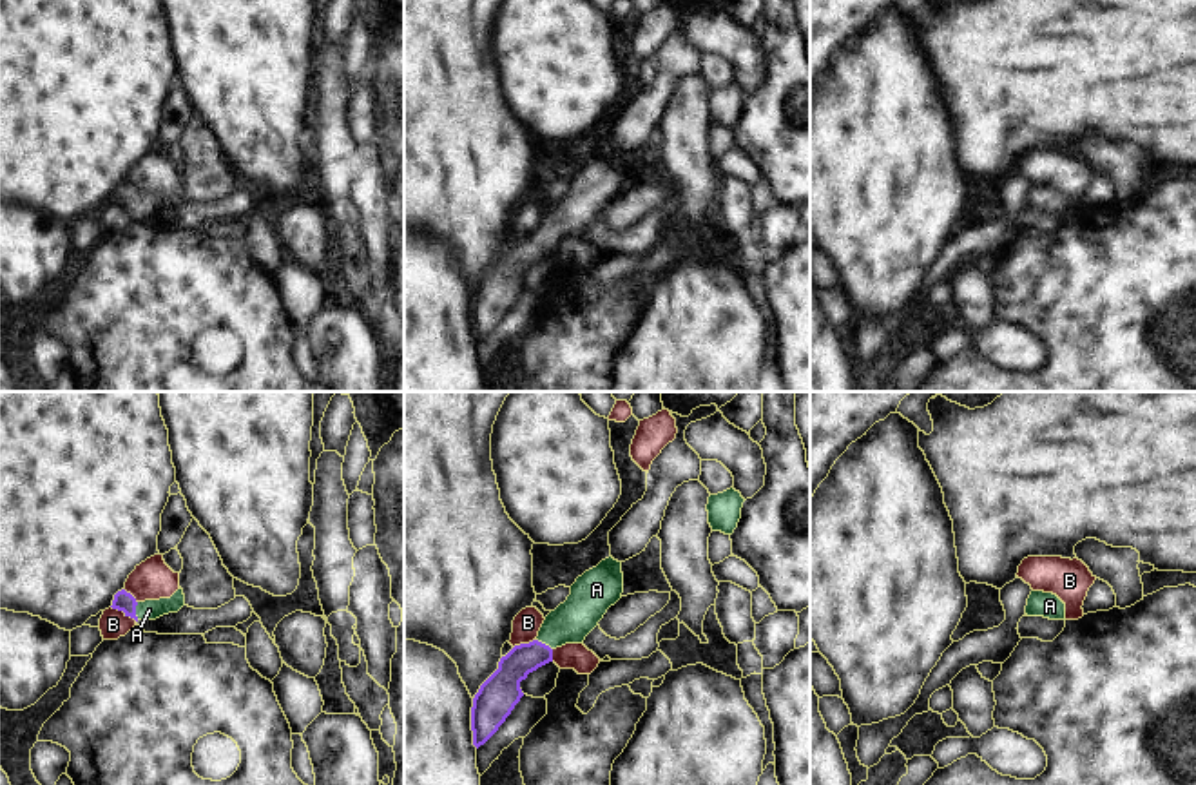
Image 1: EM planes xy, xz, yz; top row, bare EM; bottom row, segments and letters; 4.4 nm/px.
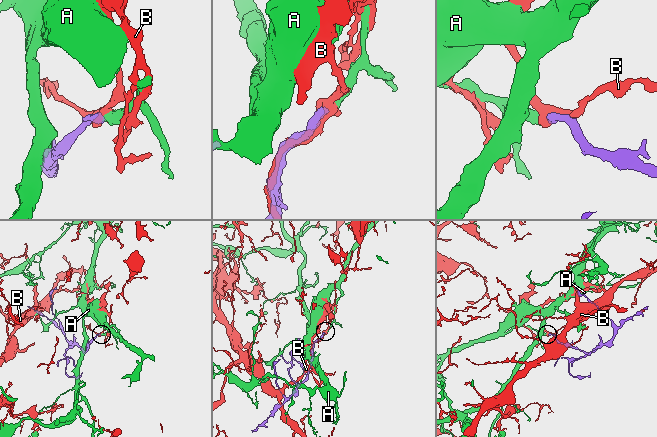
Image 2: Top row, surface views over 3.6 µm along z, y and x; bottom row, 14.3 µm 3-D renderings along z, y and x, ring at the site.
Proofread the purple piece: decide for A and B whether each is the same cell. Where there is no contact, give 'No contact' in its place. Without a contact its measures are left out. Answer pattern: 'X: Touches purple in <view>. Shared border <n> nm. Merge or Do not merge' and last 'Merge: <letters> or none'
A: Touches purple in xy. Shared border 80 nm. Merge
B: Touches purple in xy. Shared border 140 nm. Do not merge
Merge: A.

